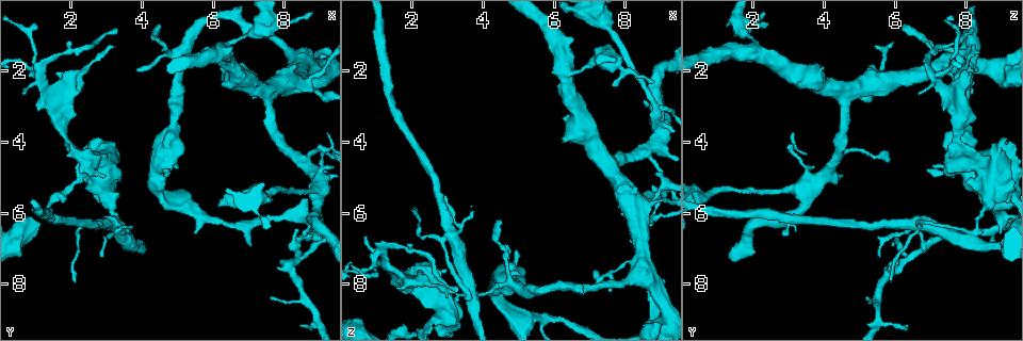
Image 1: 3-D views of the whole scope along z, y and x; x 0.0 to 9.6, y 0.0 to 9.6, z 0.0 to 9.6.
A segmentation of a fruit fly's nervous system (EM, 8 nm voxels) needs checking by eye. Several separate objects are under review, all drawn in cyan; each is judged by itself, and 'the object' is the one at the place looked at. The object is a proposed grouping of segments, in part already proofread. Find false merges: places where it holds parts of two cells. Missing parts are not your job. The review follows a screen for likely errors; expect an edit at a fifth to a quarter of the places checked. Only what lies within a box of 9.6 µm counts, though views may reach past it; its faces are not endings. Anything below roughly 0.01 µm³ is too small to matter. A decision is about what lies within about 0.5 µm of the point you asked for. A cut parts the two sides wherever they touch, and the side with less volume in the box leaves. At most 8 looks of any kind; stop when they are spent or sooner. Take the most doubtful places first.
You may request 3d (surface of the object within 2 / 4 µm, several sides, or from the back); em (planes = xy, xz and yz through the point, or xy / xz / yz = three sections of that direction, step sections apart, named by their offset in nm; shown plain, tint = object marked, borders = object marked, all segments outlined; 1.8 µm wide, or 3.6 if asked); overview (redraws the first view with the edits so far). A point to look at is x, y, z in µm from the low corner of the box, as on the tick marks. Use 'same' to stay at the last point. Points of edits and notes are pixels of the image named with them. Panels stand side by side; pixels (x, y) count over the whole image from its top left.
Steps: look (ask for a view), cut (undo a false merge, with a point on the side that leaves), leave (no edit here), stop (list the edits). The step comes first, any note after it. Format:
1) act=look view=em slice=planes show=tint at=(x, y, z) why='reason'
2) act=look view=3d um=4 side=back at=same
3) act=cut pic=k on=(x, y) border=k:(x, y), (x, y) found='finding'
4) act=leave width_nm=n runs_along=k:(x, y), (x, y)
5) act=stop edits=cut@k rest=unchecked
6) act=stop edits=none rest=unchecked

act=look view=em slice=xy step=16 show=tint at=(1.05, 2.10, 7.10) why='looks like a crossing'

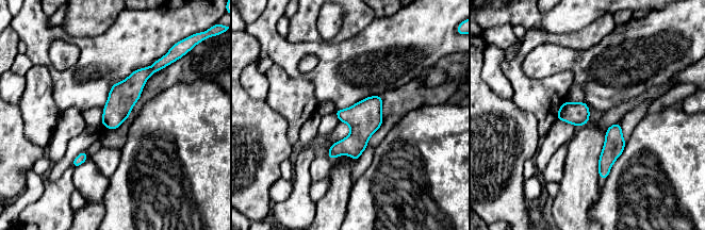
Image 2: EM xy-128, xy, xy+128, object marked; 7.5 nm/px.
act=leave runs_along=2:(153, 68), (130, 88), (103, 121) found='one cell here'

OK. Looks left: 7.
act=look view=3d um=4 at=(8.40, 2.40, 5.60) why='thick turns thin'

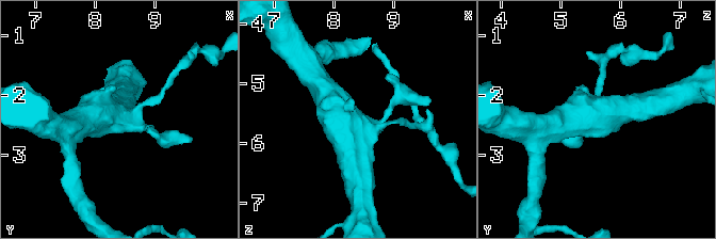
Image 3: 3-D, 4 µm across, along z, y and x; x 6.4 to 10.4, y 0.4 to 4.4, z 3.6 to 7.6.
act=look view=em um=3.6 slice=planes show=tint at=(8.35, 2.40, 5.65) why='now the EM'

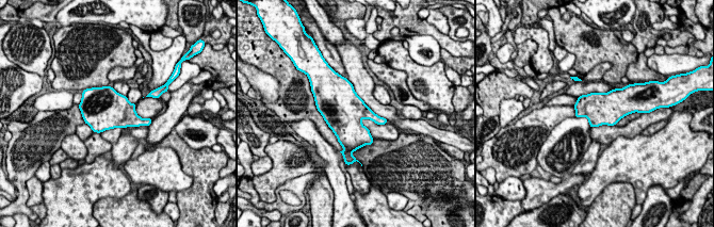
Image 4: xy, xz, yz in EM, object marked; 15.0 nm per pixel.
act=leave found='one cell here'

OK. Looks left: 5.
act=look view=3d um=4 at=(2.70, 4.15, 8.95) why='thick turns thin'

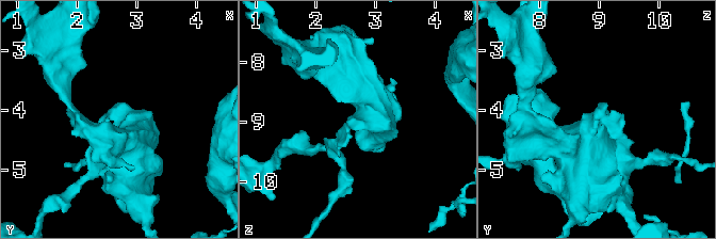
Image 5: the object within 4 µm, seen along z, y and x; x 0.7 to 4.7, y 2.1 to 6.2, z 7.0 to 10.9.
act=look view=em um=3.6 slice=yz step=4 show=tint at=(2.70, 4.15, 8.95) why='now the EM'

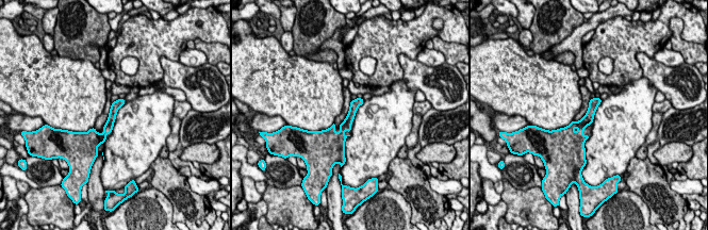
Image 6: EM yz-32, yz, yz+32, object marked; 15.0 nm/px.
act=look view=em um=3.6 slice=planes show=tint at=same

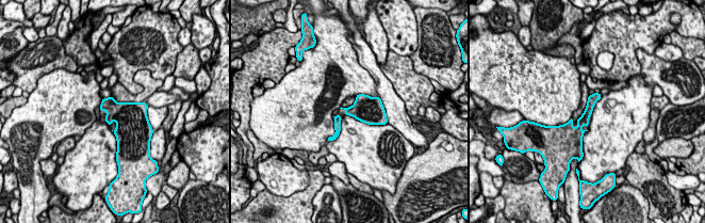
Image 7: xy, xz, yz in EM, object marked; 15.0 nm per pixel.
act=leave runs_along=7:(596, 95), (578, 140) found='all the same cell'

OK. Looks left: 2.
act=stop edits=none rest=unchecked

